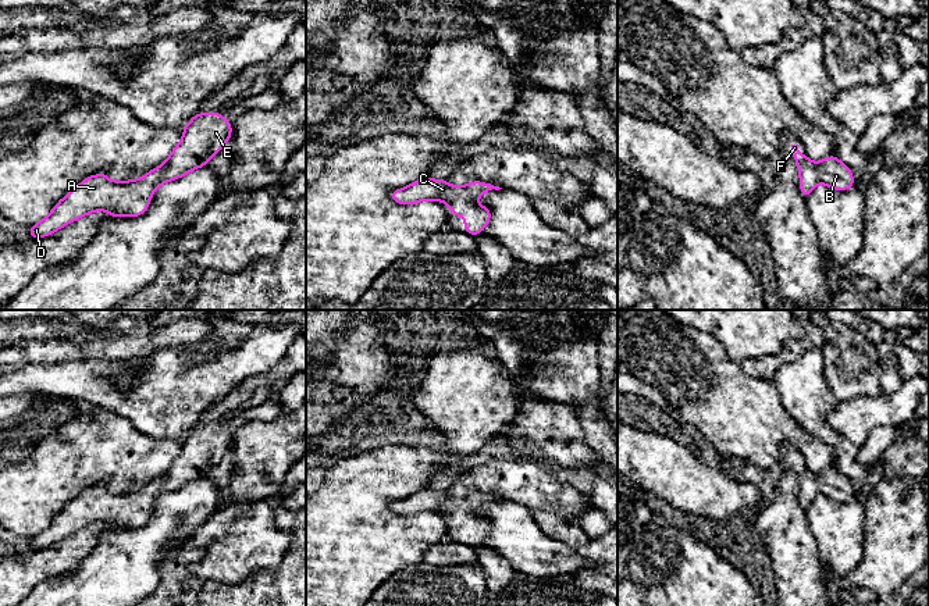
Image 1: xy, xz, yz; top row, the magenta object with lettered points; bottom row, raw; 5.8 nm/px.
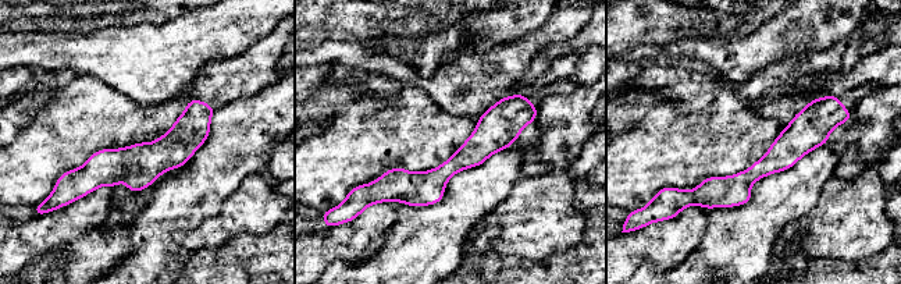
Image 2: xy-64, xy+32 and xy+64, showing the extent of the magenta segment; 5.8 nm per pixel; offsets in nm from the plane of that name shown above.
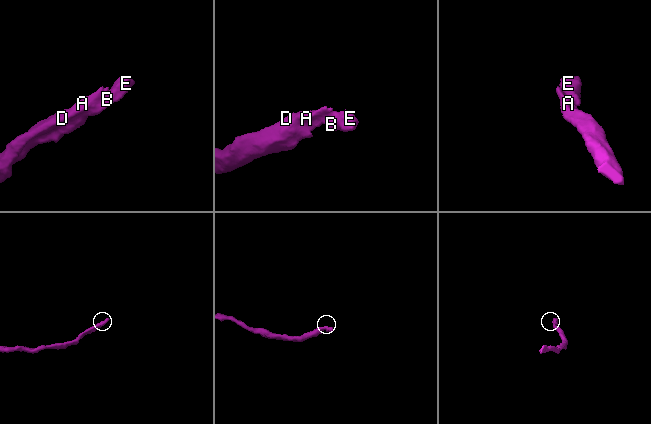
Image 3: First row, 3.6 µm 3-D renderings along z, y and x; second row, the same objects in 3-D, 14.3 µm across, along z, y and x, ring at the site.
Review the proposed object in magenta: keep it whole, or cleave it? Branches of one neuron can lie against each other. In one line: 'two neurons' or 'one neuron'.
one neuron

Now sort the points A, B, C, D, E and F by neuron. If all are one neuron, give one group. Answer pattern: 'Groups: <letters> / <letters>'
Groups: A B C D E F

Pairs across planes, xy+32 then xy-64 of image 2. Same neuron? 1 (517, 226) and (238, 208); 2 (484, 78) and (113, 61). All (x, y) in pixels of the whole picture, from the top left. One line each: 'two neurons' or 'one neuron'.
1: one neuron
2: one neuron

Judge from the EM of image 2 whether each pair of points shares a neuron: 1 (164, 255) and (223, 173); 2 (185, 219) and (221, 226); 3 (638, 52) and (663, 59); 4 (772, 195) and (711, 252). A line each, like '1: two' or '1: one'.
1: one
2: two
3: one
4: one

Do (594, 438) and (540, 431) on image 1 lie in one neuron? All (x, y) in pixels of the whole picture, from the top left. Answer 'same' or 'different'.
different

